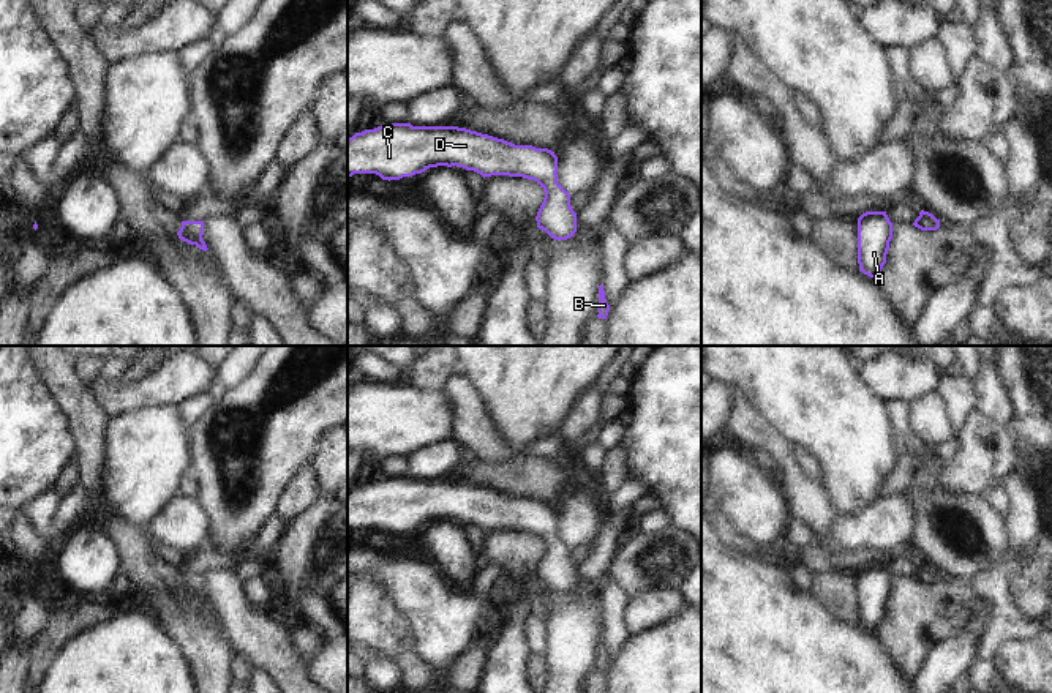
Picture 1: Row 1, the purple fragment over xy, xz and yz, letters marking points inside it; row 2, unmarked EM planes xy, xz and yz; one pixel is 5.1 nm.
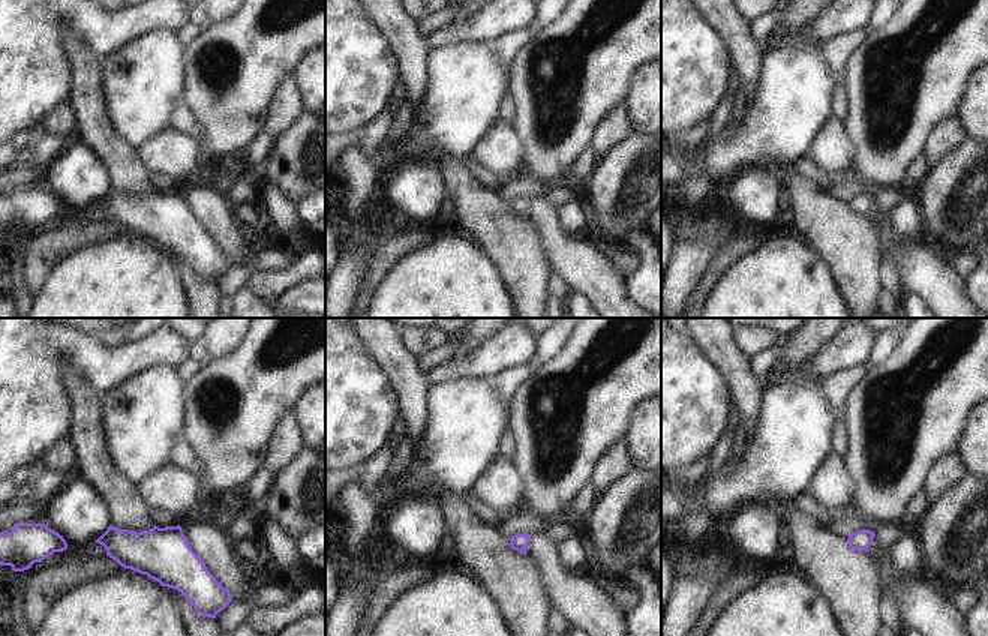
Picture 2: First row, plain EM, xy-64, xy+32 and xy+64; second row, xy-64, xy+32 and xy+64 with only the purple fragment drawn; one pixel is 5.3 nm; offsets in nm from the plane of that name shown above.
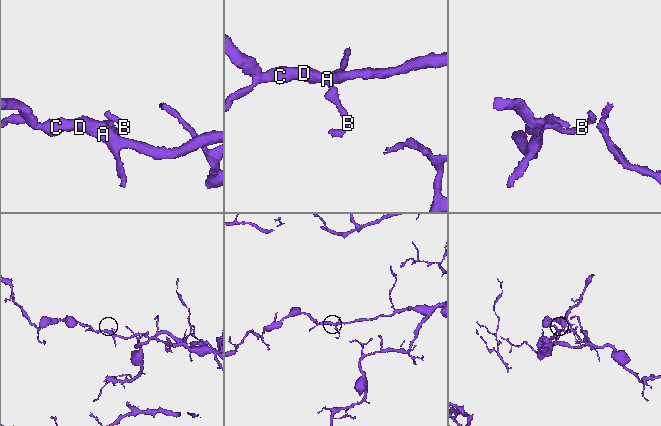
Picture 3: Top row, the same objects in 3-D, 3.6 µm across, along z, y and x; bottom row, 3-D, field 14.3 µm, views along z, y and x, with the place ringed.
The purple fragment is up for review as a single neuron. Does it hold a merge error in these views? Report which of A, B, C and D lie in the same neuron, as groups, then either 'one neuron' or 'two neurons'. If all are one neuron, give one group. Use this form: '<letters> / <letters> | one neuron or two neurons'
A B C D | one neuron

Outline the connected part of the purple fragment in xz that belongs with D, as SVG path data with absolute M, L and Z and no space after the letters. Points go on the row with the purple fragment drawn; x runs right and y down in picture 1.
M411 123L378 126L348 139L348 177L376 174L390 182L438 166L463 167L483 178L509 175L534 180L545 193L535 216L537 227L554 240L567 240L577 232L570 194L558 183L558 156L548 148L515 145L458 126Z

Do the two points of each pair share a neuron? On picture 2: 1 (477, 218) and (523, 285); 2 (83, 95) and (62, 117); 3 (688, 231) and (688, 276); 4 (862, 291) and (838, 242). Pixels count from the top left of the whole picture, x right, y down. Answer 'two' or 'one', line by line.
1: one
2: two
3: one
4: one

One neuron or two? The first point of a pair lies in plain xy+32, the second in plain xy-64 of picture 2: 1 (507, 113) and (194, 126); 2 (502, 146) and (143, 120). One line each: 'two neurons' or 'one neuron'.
1: one neuron
2: two neurons

